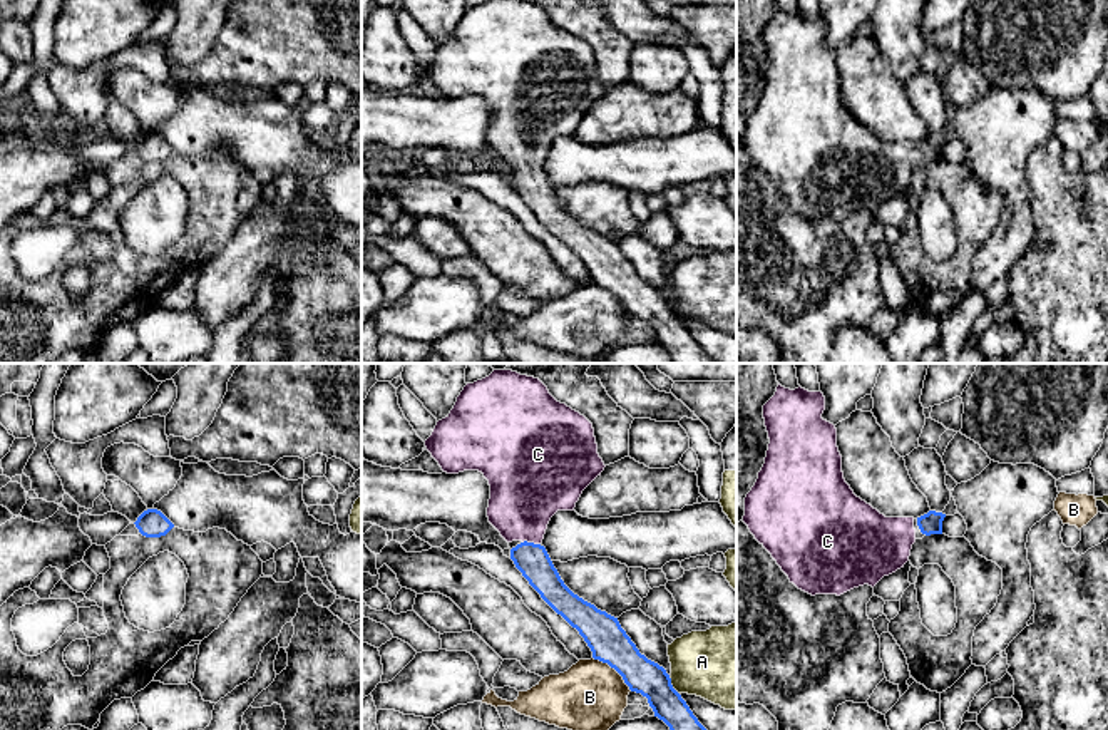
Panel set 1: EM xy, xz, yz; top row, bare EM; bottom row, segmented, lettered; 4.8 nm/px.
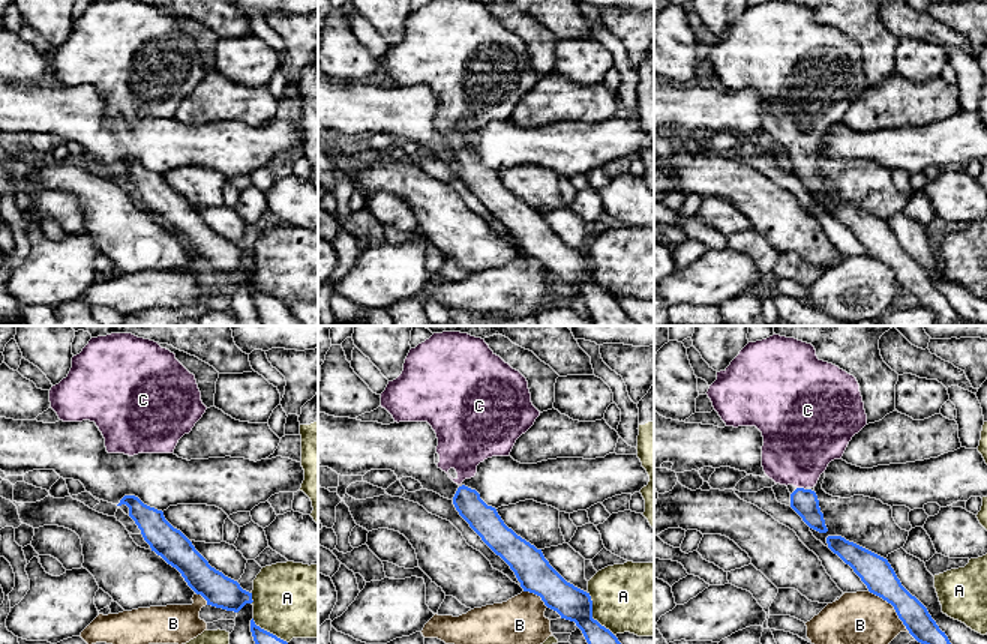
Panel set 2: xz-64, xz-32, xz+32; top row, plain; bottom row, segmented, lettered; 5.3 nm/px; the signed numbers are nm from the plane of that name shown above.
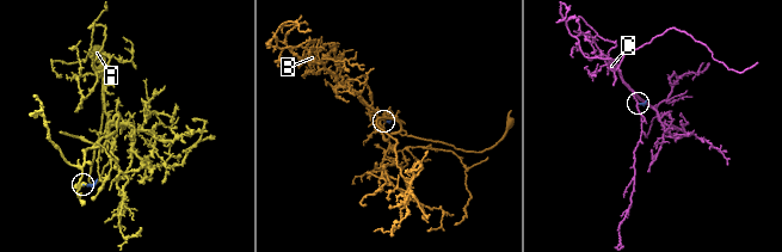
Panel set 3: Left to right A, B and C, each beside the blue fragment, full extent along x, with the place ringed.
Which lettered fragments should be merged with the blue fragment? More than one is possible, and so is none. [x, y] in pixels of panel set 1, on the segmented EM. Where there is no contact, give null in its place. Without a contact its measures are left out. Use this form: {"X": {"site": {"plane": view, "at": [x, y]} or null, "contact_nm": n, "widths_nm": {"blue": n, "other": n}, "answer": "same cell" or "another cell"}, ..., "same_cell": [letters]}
{"A": {"site": {"plane": "xz", "at": [671, 685]}, "contact_nm": 100, "widths_nm": {"blue": 170, "other": 360}, "answer": "another cell"}, "B": {"site": {"plane": "xz", "at": [615, 668]}, "contact_nm": 260, "widths_nm": {"blue": 190, "other": 340}, "answer": "another cell"}, "C": {"site": {"plane": "xz", "at": [531, 543]}, "contact_nm": 90, "widths_nm": {"blue": 160, "other": 360}, "answer": "same cell"}, "same_cell": ["C"]}

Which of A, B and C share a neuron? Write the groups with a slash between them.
A / B / C

